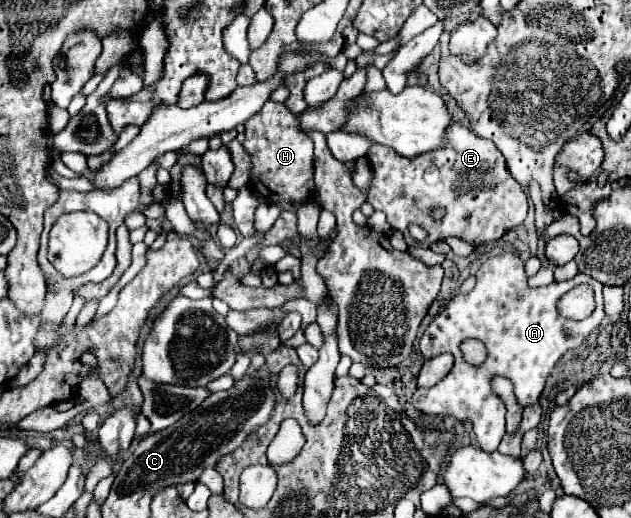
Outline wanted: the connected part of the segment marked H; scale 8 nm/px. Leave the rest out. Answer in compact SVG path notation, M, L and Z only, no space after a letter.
M267 101L261 113L255 113L245 123L247 141L243 147L251 153L255 165L255 177L261 181L263 193L269 195L272 203L281 201L305 201L307 195L313 197L313 143L311 139L297 129L297 115L291 113L285 103Z

